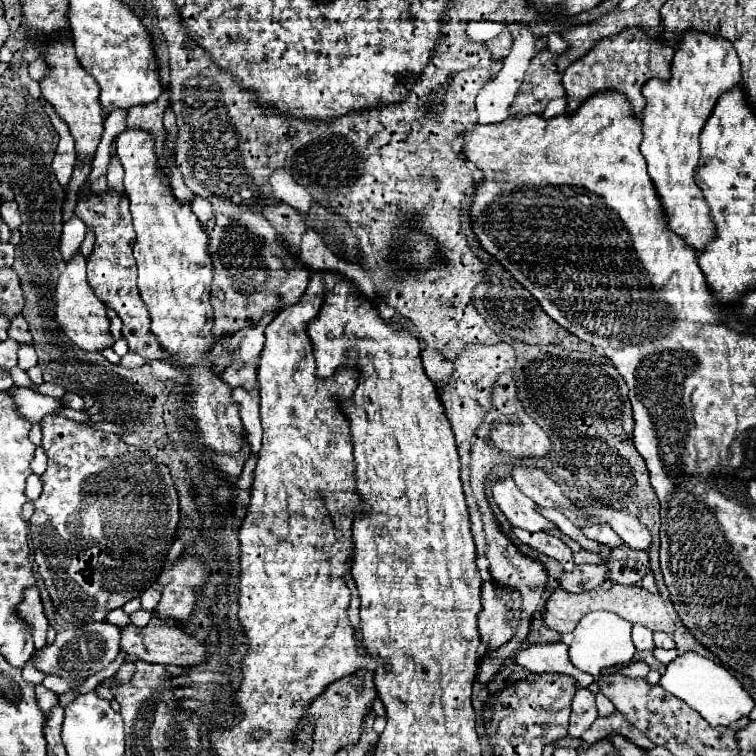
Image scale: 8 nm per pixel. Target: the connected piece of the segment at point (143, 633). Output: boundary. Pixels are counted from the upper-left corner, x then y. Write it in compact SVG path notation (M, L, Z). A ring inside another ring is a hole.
M157 616L151 618L151 622L145 628L139 628L135 624L127 624L121 628L121 650L127 654L137 656L139 660L153 662L153 664L175 664L175 666L191 666L205 660L207 648L197 642L195 638L187 636L181 628L175 624L169 624Z

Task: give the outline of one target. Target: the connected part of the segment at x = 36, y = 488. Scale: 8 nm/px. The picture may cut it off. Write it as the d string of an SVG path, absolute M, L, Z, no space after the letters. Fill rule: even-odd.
M31 474L31 476L27 478L27 498L29 498L29 500L37 500L39 494L41 494L39 474Z

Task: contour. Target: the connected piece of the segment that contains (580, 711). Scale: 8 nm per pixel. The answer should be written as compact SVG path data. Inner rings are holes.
M579 688L573 706L571 706L571 720L569 720L569 736L581 736L597 718L595 696L589 688Z

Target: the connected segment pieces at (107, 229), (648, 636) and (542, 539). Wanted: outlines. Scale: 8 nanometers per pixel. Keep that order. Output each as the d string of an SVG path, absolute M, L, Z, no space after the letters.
M87 186L79 192L74 212L87 226L93 228L97 236L95 248L87 258L89 286L93 288L97 298L103 300L107 308L113 308L123 320L123 338L127 338L129 348L133 352L139 352L147 360L161 360L161 348L157 348L157 340L153 340L153 334L149 332L149 314L145 312L145 304L141 304L141 298L137 296L137 270L131 254L135 232L125 196L117 194L111 188L105 194L97 196Z
M633 624L633 644L637 650L655 650L653 632L641 624Z
M513 528L513 534L523 542L529 544L531 548L535 548L537 552L545 552L547 556L559 560L565 568L565 572L573 572L575 562L573 562L573 550L557 536L551 536L547 532L527 532L527 530L519 530Z

